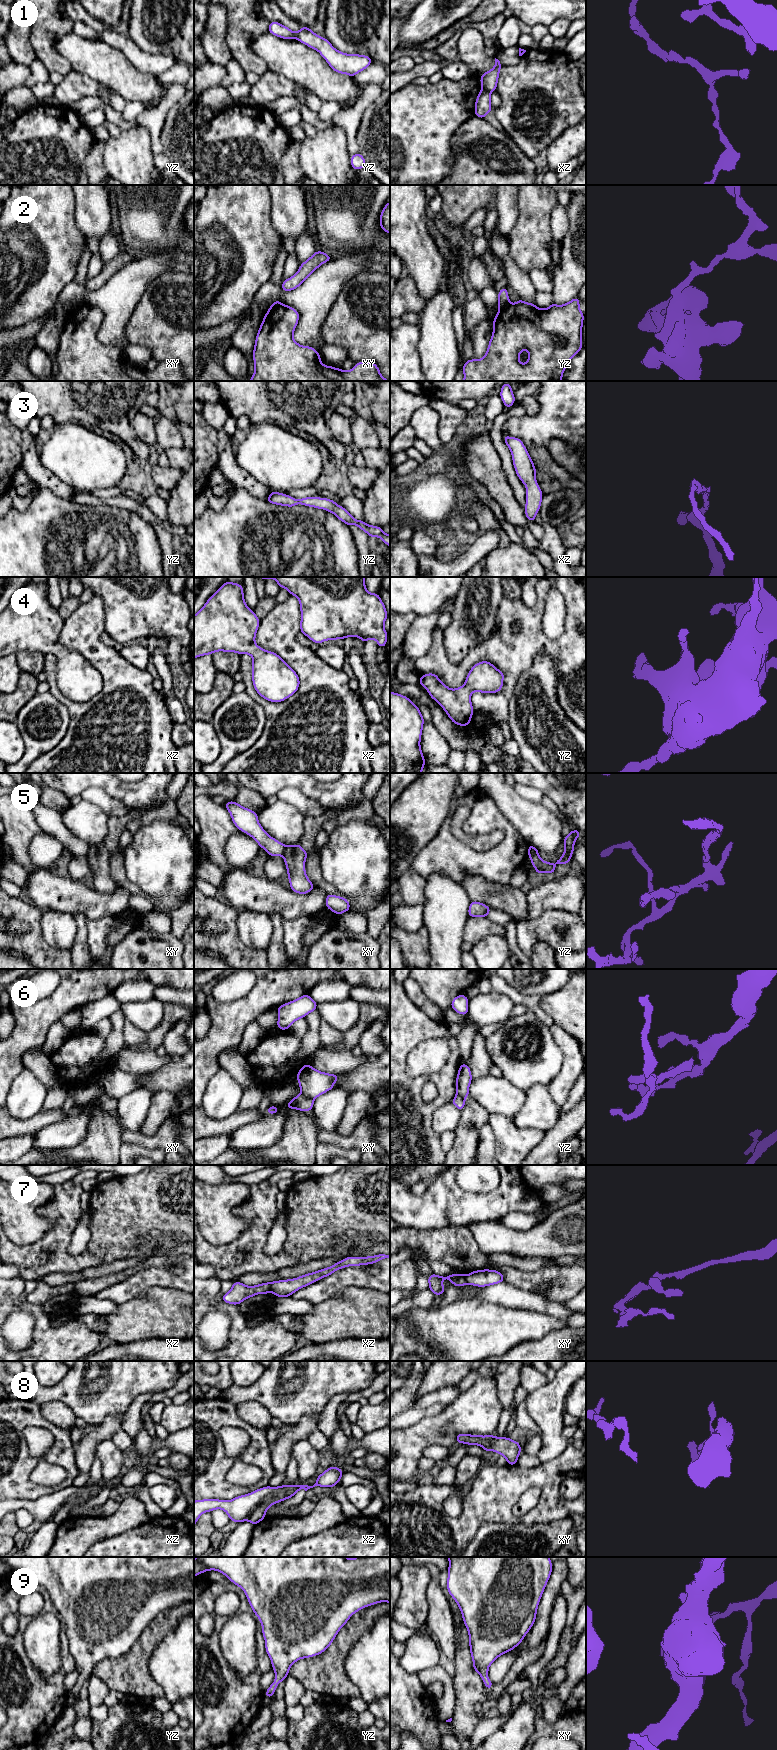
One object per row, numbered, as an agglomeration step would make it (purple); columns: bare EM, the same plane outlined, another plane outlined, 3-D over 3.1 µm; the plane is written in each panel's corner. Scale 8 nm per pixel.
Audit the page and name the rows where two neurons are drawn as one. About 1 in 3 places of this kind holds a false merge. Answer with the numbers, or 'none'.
1, 2, 5, 6, 7

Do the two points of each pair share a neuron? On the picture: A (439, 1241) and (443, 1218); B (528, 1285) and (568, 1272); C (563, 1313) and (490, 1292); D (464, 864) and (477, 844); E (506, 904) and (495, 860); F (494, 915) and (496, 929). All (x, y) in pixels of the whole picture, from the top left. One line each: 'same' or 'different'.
A: different
B: same
C: same
D: different
E: different
F: different

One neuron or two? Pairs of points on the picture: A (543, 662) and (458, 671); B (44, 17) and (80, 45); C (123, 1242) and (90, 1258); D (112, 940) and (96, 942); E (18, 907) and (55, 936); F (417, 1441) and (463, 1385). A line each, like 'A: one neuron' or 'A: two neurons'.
A: two neurons
B: two neurons
C: two neurons
D: two neurons
E: two neurons
F: two neurons

